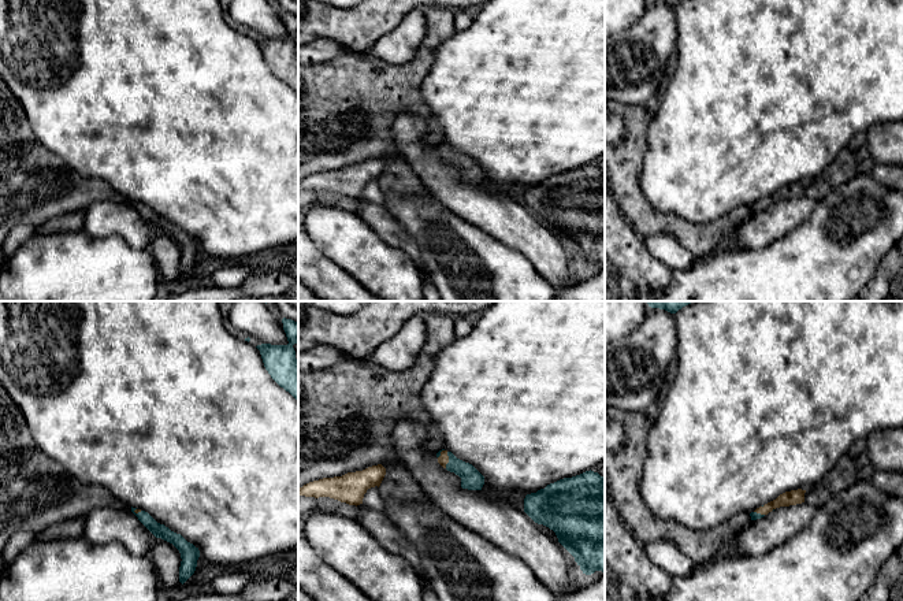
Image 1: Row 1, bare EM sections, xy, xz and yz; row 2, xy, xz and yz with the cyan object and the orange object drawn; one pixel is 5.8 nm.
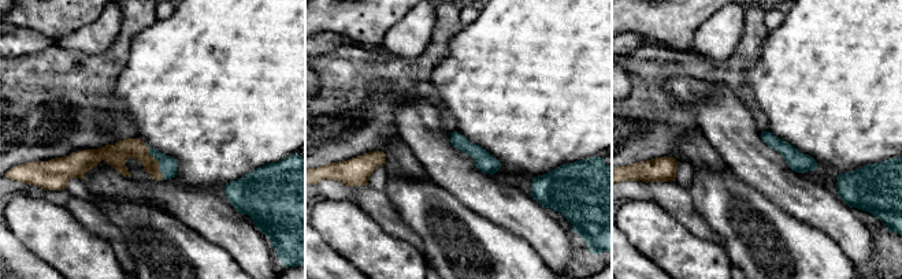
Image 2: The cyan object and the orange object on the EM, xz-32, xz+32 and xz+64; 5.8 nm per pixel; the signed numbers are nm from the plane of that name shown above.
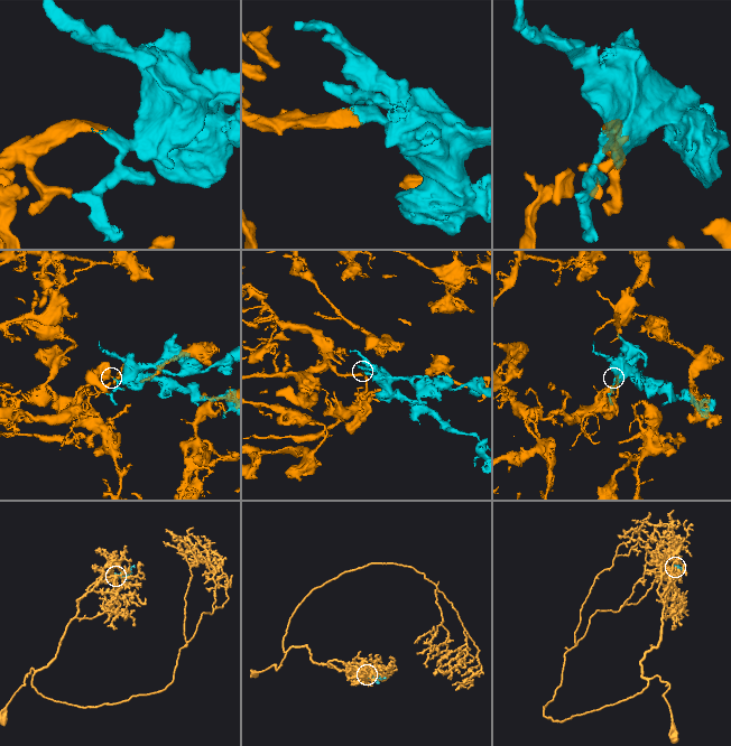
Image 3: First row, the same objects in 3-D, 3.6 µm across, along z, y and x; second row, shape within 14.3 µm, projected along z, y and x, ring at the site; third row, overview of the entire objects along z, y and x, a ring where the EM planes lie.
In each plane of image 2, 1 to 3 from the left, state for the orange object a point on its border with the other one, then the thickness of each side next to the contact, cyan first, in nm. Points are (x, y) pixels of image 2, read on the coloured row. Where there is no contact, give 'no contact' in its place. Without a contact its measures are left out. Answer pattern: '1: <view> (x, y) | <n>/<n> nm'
1: xz-32 (158, 160) | 110/130 nm
2: no contact
3: no contact

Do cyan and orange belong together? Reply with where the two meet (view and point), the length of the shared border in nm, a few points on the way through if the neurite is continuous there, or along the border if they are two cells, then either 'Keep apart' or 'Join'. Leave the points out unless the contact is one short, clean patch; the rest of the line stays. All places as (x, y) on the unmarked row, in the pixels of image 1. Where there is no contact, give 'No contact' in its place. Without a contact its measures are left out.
Touches cyan at xz (449, 154). Shared border 100 nm. Path across: xz (471, 171), (449, 154), (443, 152). Join

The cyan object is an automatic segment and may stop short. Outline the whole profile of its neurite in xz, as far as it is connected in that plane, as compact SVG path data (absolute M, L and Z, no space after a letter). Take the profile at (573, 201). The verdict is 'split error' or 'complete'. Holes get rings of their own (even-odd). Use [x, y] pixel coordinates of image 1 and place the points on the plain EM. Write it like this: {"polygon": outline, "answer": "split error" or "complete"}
{"polygon": "M586 164L524 192L524 205L553 223L586 268L605 267L605 171Z", "answer": "complete"}

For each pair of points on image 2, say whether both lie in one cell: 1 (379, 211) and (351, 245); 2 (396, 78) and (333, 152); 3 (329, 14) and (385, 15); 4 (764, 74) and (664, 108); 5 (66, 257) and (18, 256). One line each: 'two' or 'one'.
1: two
2: one
3: one
4: two
5: two

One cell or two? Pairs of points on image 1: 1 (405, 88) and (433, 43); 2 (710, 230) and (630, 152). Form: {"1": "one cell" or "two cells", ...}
{"1": "one cell", "2": "one cell"}

